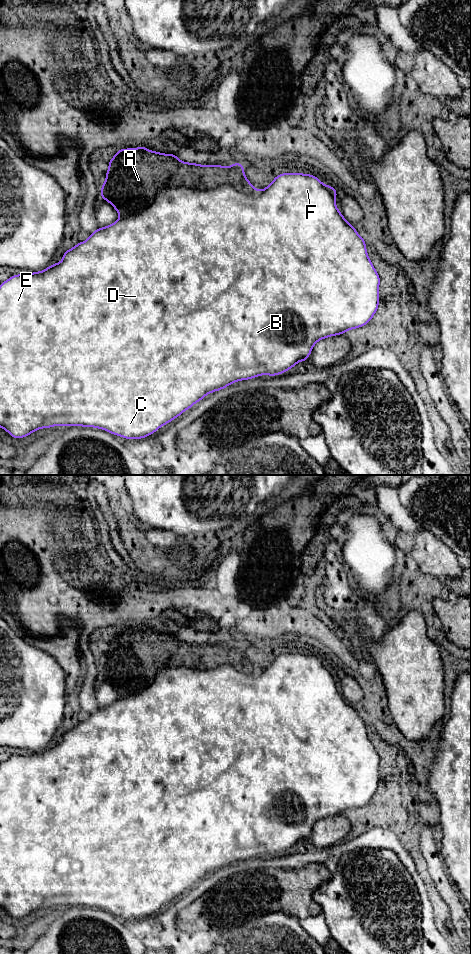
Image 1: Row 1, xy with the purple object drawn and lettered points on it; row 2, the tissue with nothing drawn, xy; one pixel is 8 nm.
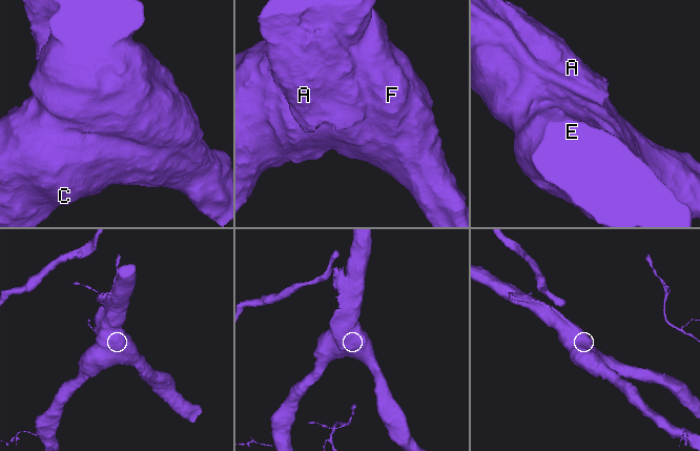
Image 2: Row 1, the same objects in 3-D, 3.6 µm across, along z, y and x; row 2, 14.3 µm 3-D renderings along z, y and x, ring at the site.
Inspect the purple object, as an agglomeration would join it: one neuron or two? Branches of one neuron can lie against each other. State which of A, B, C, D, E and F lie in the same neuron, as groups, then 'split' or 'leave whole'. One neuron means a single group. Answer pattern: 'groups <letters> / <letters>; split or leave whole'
groups A / B C D E F; split

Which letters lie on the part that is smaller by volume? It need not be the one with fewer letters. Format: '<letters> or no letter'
A

